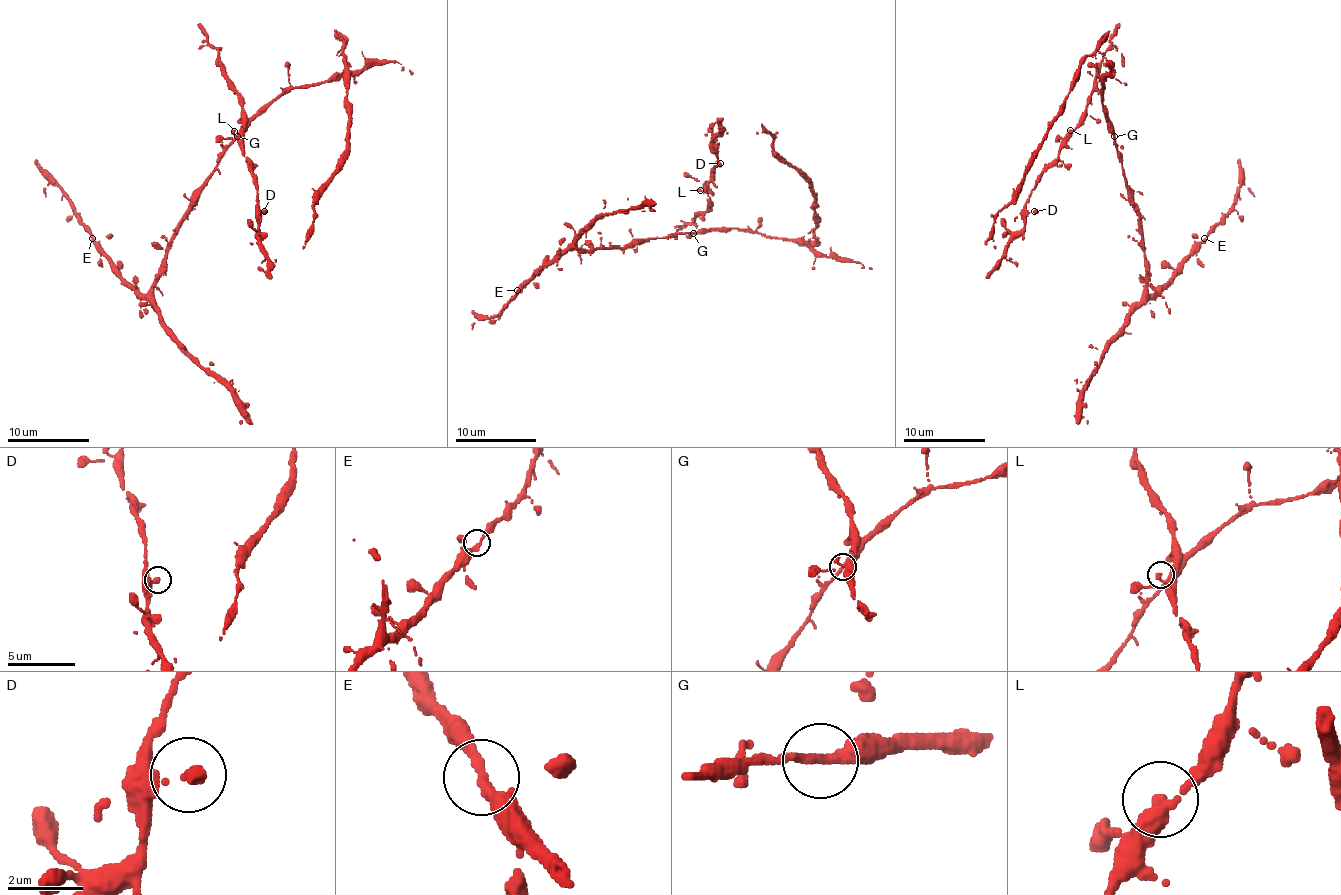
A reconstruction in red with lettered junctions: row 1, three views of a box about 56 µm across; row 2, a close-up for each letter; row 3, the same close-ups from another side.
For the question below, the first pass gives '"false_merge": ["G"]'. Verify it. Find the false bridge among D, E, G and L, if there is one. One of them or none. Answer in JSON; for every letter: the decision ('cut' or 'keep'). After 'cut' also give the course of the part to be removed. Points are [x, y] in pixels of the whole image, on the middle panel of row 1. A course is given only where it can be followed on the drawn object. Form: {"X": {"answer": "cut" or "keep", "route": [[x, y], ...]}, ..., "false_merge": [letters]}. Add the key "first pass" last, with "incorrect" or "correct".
{"D": {"answer": "keep"}, "E": {"answer": "keep"}, "G": {"answer": "keep"}, "L": {"answer": "keep"}, "false_merge": [], "first pass": "incorrect"}

